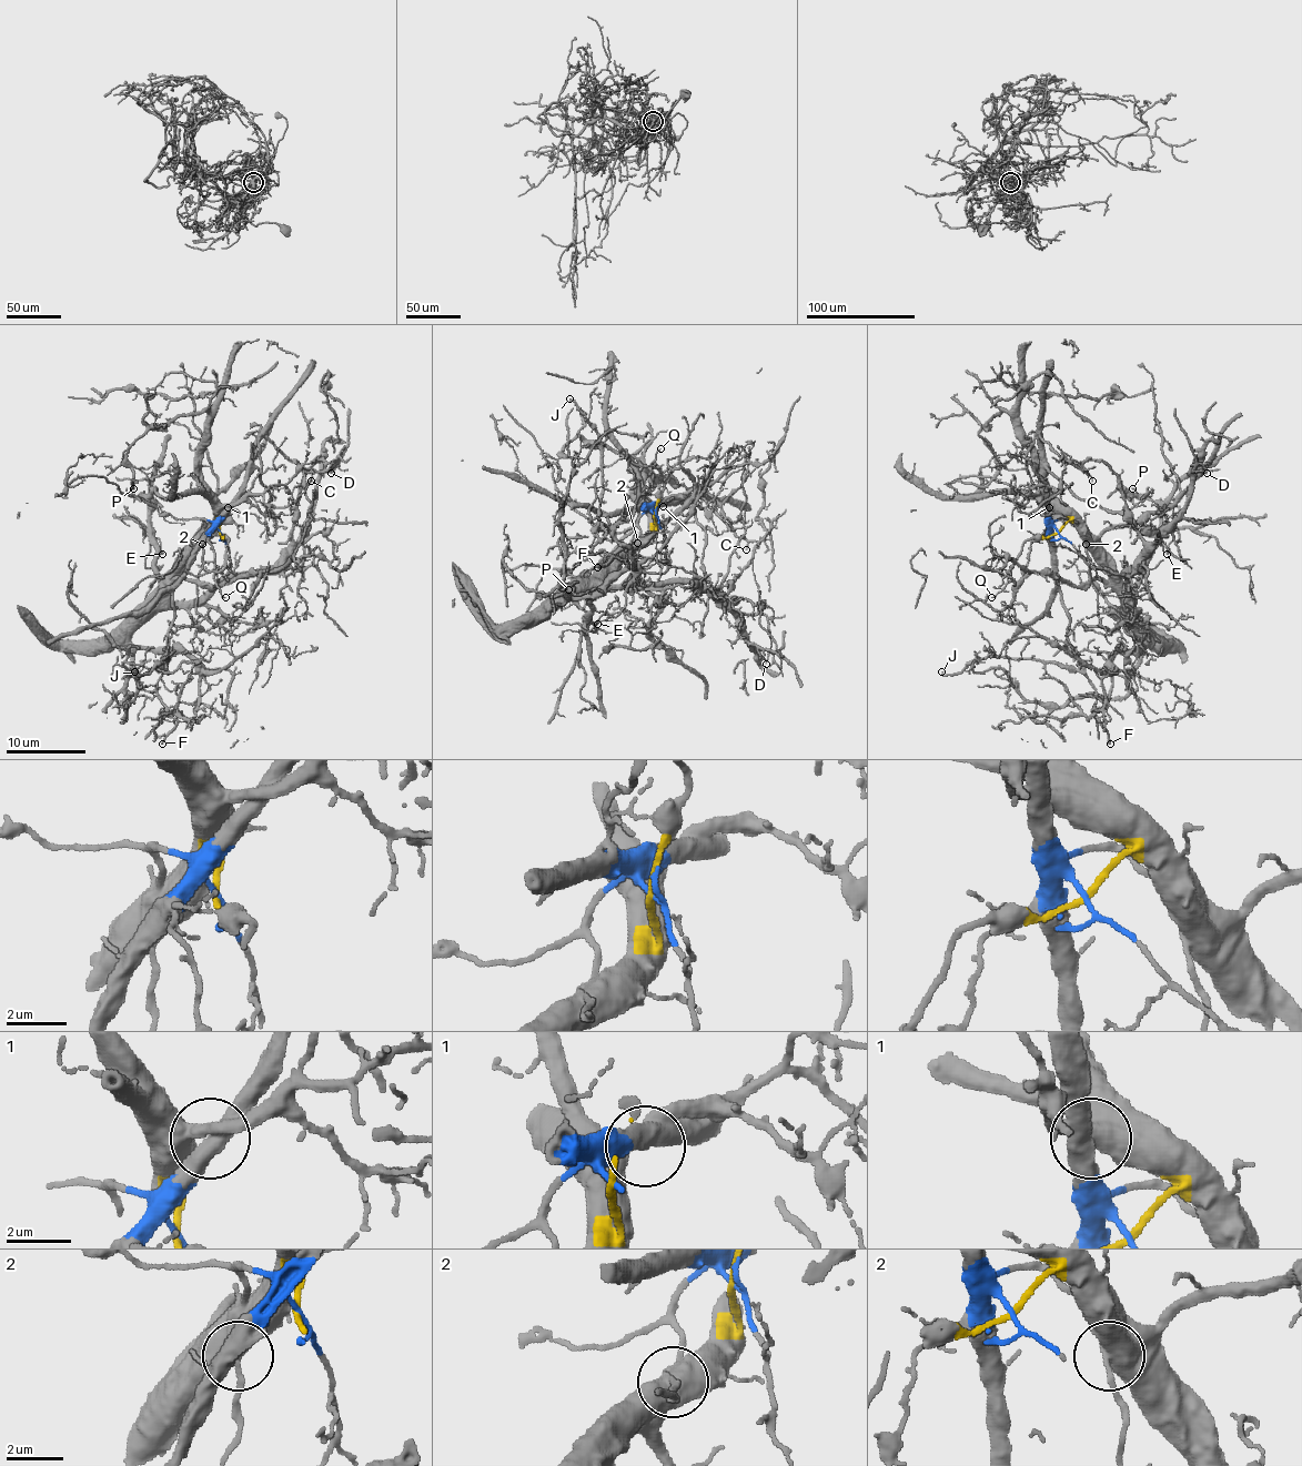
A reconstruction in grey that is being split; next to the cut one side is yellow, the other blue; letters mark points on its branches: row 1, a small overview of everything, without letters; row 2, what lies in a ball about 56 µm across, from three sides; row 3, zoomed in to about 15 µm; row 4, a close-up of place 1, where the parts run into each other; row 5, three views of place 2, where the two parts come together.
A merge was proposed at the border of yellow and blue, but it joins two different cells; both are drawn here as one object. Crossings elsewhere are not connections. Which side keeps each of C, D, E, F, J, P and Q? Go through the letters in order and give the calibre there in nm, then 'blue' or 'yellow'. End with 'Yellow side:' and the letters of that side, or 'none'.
C: 100 nm thick; blue
D: 100 nm thick; yellow
E: 120 nm thick; yellow
F: 200 nm thick; blue
J: 140 nm thick; blue
P: 90 nm thick; yellow
Q: 100 nm thick; blue
Yellow side: D, E, P

